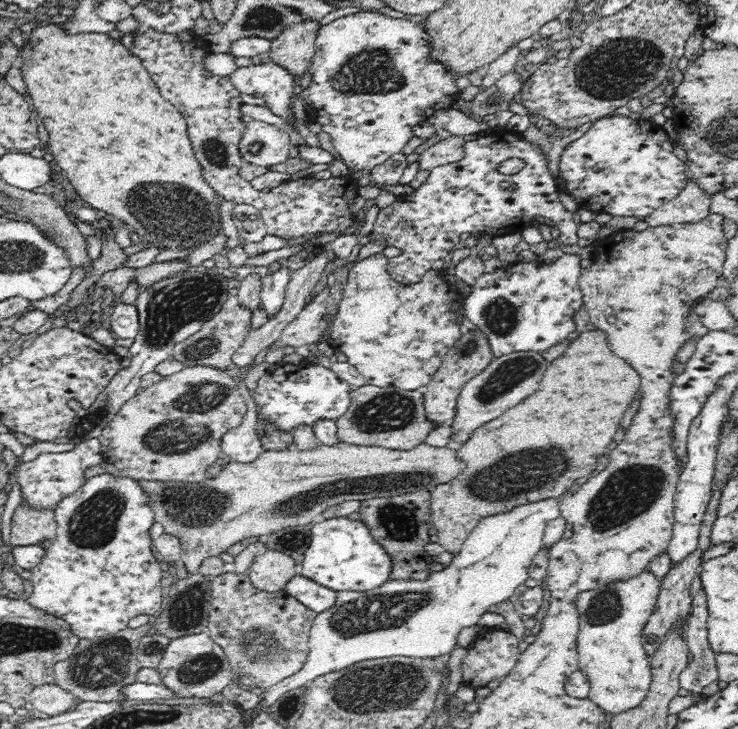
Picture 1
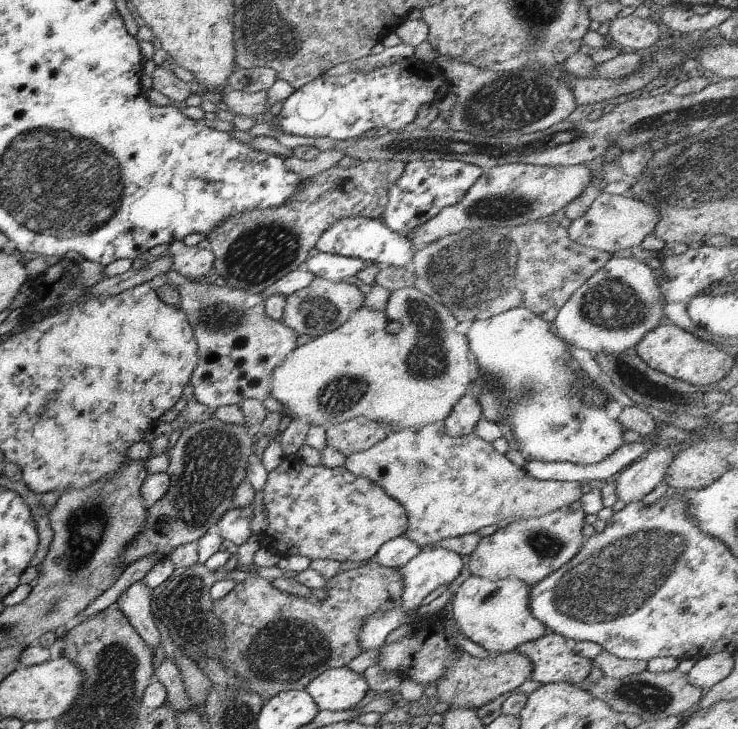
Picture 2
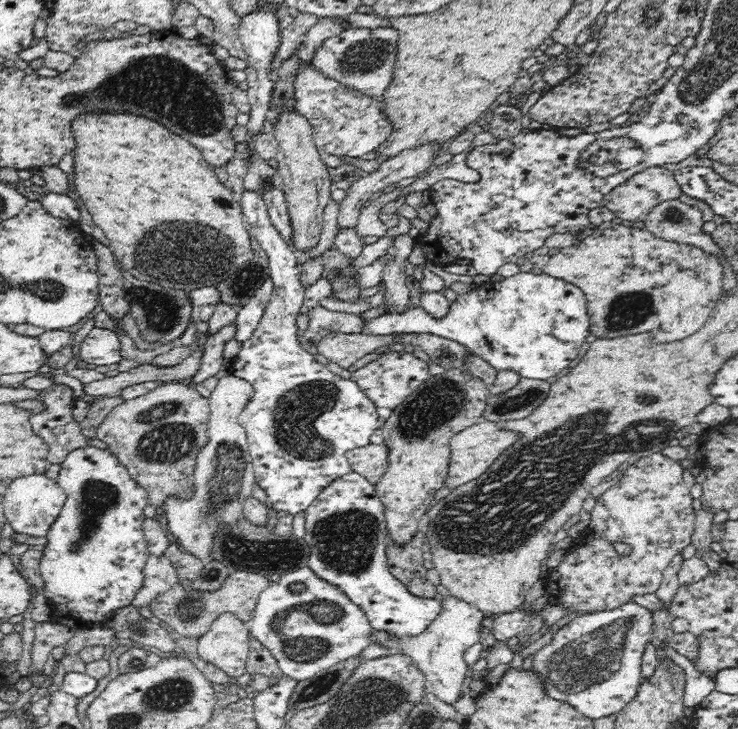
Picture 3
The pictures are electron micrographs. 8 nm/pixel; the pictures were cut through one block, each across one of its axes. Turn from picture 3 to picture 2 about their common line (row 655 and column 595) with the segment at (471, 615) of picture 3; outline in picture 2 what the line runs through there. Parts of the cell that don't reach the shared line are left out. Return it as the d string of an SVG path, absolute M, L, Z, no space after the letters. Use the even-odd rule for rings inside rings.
M513 307L502 314L474 321L467 340L472 359L480 368L478 370L480 376L486 378L486 382L494 384L496 394L500 390L502 396L506 396L506 404L500 416L504 418L504 424L516 438L519 450L524 456L590 466L608 458L625 443L621 424L616 419L608 417L604 408L586 404L584 394L576 390L580 368L568 352L568 346L550 332L549 322L530 309Z

